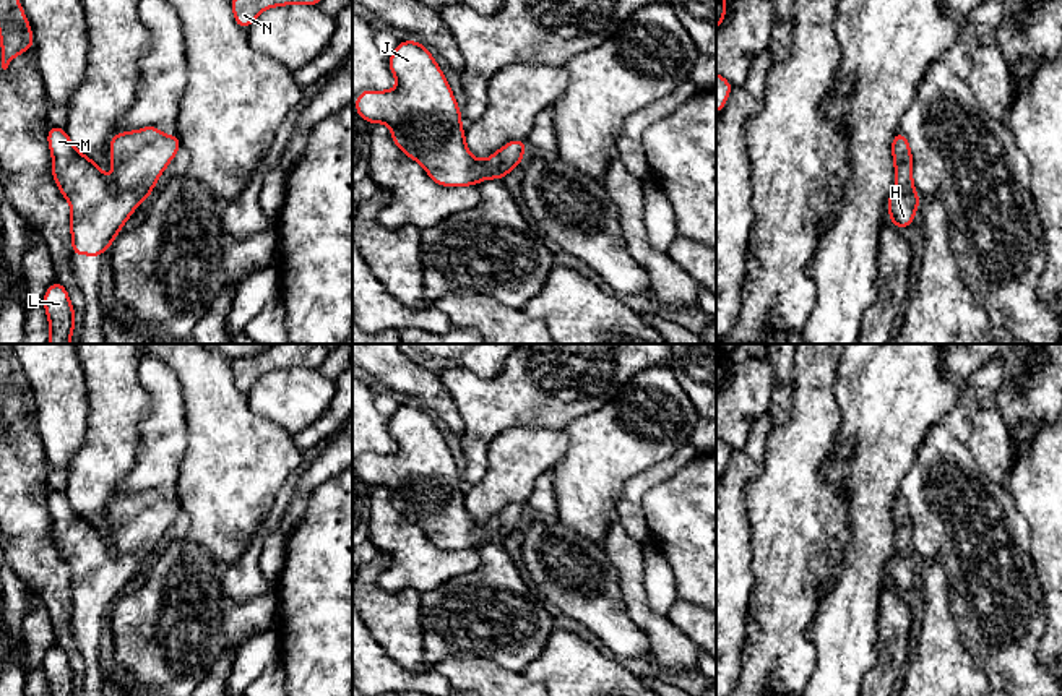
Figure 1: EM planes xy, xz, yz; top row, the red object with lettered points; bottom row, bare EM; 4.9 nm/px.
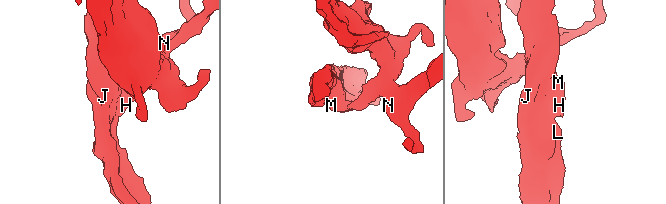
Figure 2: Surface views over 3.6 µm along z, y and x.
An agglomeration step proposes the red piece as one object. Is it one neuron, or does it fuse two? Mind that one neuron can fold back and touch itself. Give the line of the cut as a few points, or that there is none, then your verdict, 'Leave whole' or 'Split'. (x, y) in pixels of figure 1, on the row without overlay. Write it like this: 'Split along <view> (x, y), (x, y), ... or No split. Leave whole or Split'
No split. Leave whole

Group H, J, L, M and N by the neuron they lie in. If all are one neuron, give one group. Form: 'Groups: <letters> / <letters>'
Groups: H J L M N

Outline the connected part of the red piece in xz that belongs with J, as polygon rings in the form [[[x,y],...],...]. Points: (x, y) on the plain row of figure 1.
[[[411,402],[403,404],[390,419],[390,435],[398,449],[390,454],[362,454],[356,462],[356,474],[369,487],[386,487],[391,492],[393,506],[404,518],[419,526],[429,540],[442,550],[466,550],[492,540],[502,543],[523,524],[526,505],[508,505],[489,522],[476,522],[464,505],[461,475],[456,462],[430,415],[425,409]]]

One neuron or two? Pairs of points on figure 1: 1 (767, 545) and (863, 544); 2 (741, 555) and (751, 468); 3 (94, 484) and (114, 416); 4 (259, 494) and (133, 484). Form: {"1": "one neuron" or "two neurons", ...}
{"1": "two neurons", "2": "one neuron", "3": "one neuron", "4": "two neurons"}

